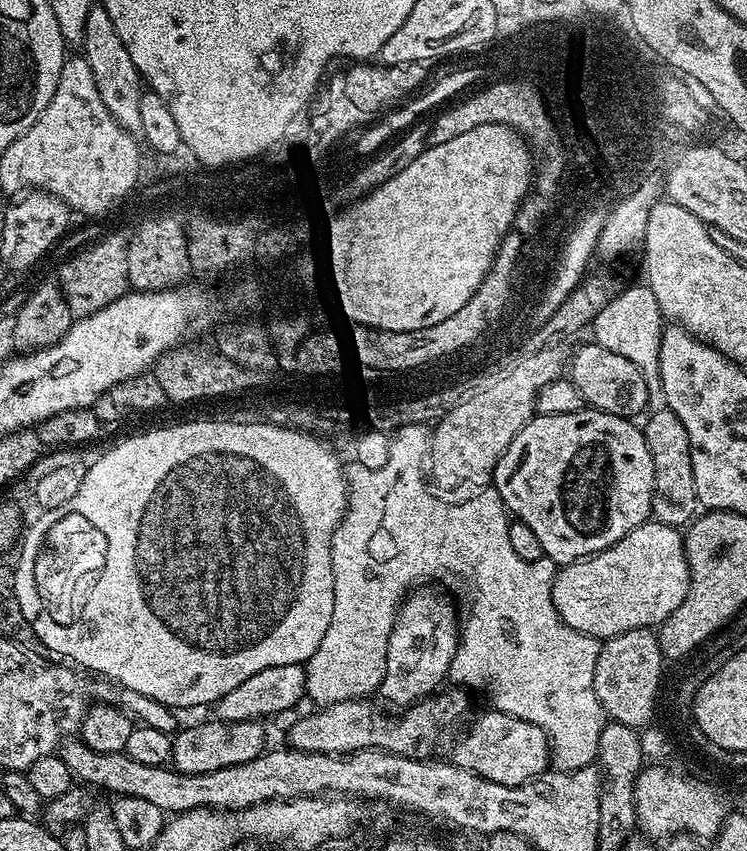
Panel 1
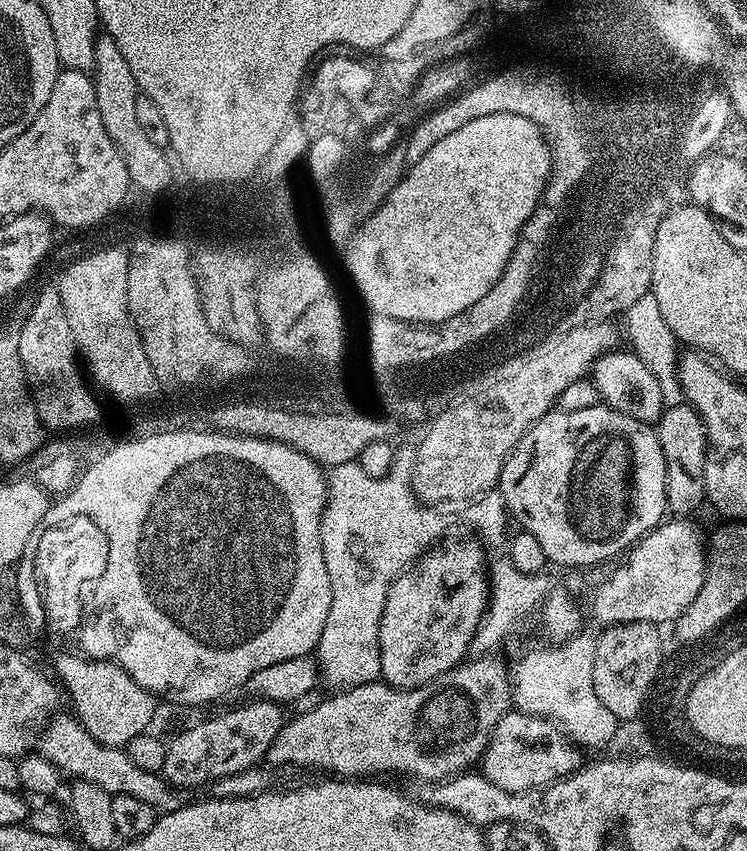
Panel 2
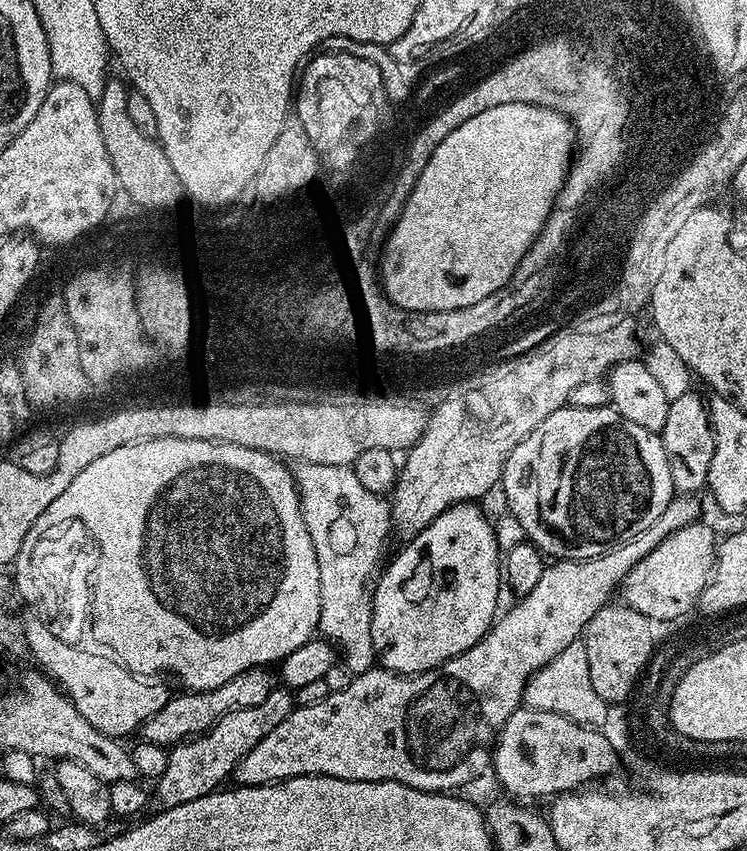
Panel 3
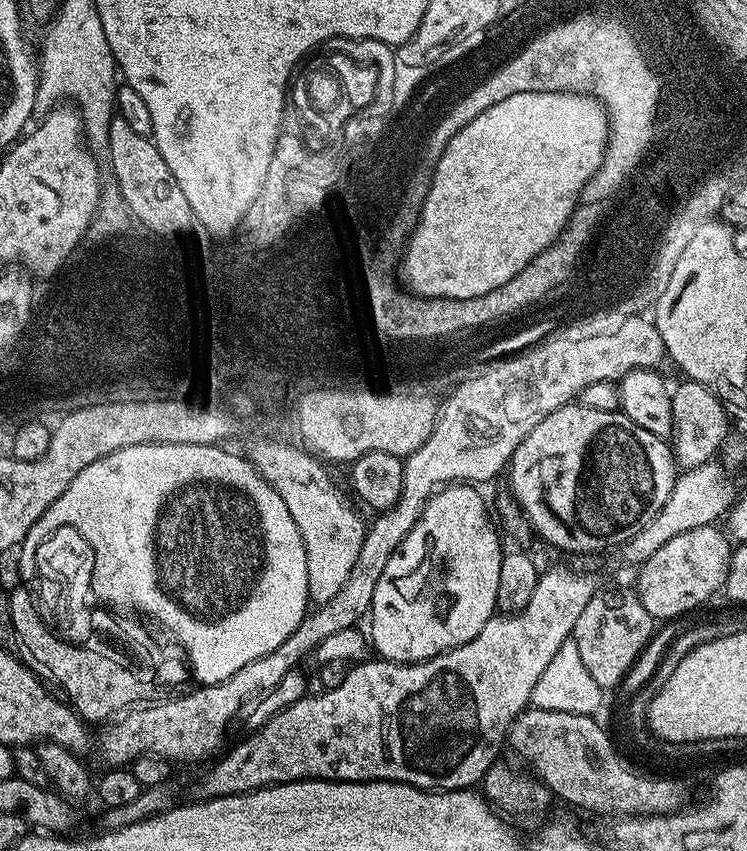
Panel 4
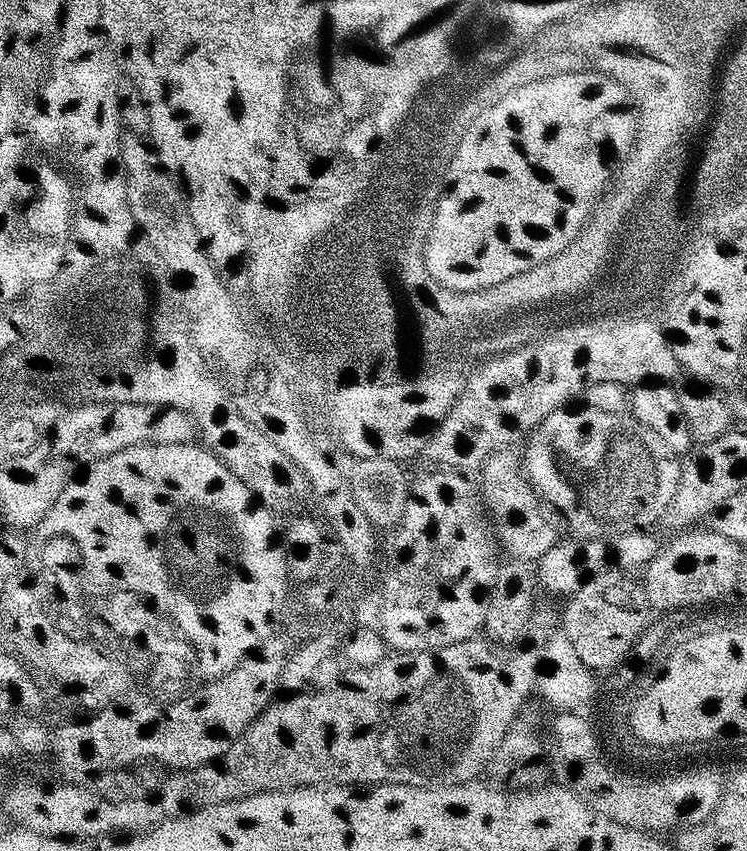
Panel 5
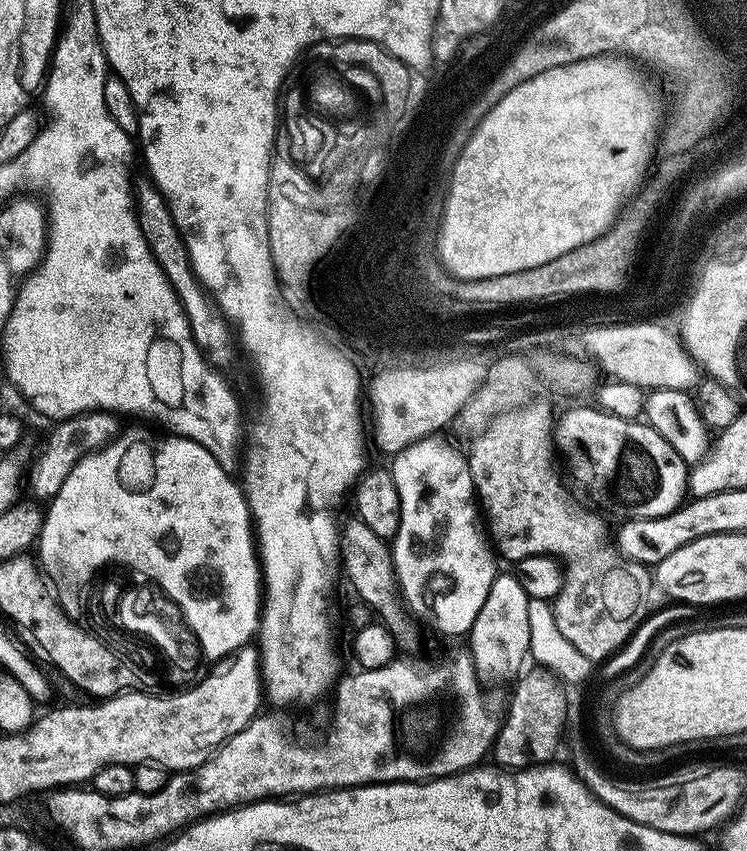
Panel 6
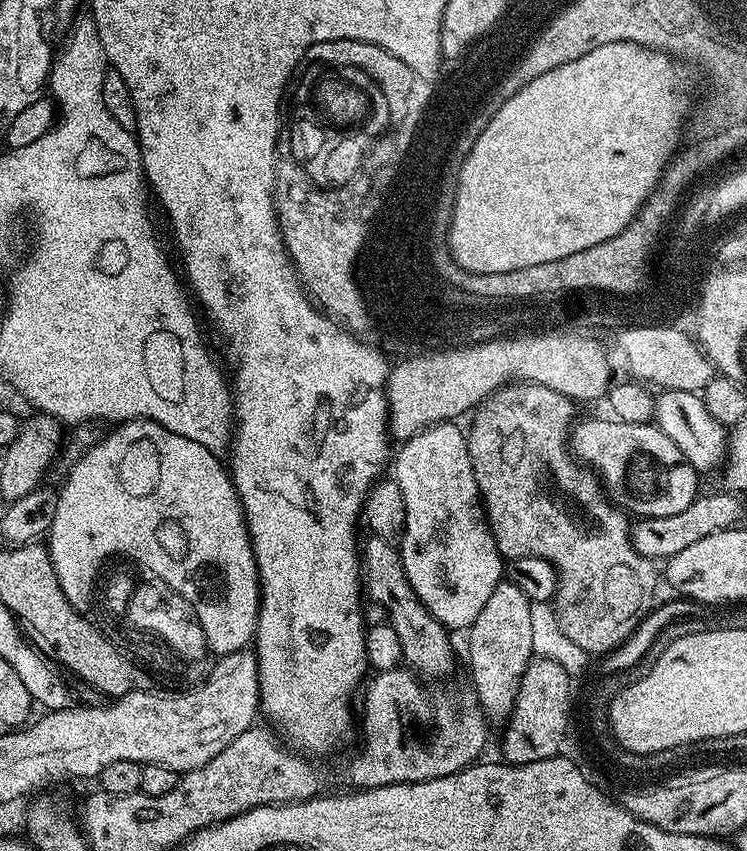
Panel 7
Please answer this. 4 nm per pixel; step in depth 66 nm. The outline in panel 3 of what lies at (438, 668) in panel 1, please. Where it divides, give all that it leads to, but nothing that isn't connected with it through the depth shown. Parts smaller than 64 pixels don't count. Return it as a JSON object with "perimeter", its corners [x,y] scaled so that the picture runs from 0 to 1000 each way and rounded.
{"perimeter":[[[637,590],[605,592],[592,604],[586,604],[586,609],[581,609],[581,613],[576,613],[576,618],[570,618],[558,630],[553,630],[550,635],[545,636],[539,640],[541,645],[525,659],[522,659],[523,657],[518,659],[518,663],[521,662],[519,669],[517,669],[517,663],[513,671],[507,673],[495,696],[498,703],[498,758],[503,760],[507,779],[513,784],[521,785],[523,790],[533,790],[537,794],[556,794],[558,790],[584,785],[592,778],[618,769],[625,761],[639,757],[665,727],[664,709],[669,705],[669,686],[672,689],[672,645],[669,646],[669,639],[664,636],[664,625],[659,622],[657,613],[643,603],[643,595]]]}

